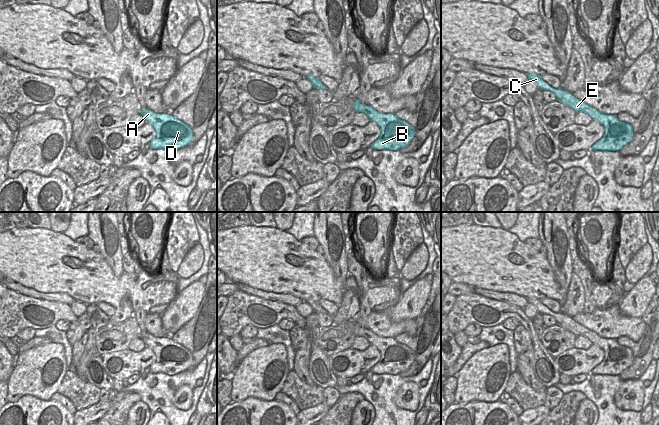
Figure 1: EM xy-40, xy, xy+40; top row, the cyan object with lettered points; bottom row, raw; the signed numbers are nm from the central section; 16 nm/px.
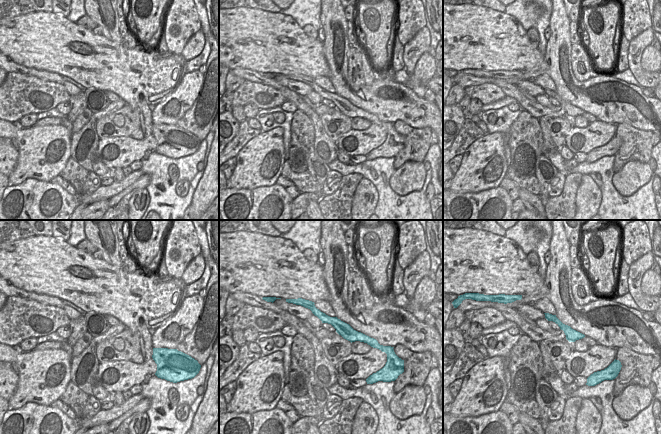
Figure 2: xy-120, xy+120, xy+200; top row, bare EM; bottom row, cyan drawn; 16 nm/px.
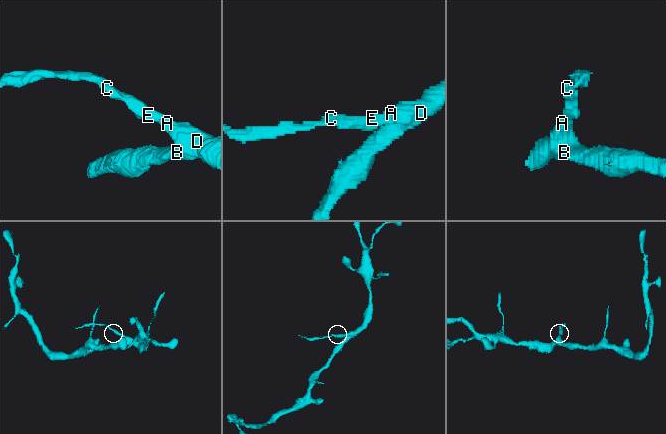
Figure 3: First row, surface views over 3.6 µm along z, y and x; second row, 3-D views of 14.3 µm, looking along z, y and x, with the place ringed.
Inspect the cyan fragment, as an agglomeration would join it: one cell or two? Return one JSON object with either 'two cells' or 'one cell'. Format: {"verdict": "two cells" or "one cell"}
{"verdict": "one cell"}

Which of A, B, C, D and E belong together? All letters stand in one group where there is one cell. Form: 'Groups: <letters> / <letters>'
Groups: A B C D E.

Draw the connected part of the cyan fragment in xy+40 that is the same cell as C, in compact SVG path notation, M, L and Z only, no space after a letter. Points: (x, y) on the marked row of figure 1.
M530 73L526 74L528 79L533 80L540 90L551 91L561 103L575 110L576 112L587 113L593 120L600 122L605 129L603 137L592 145L590 150L620 151L623 146L633 139L633 128L630 124L620 121L617 115L603 114L596 108L582 102L573 96L572 93L558 88L555 89L546 83L541 76Z

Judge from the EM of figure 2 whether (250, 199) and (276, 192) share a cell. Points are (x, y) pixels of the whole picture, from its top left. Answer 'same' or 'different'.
same

